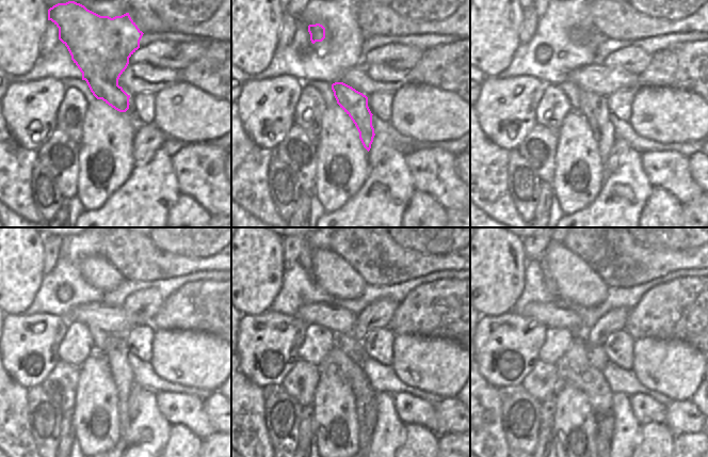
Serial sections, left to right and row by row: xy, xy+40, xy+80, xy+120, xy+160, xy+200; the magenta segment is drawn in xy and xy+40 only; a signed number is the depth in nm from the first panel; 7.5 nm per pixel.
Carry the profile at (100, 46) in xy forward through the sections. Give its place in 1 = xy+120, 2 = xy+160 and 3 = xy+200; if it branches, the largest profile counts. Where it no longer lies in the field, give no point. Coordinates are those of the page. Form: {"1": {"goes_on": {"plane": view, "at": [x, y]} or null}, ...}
{"1": {"goes_on": {"plane": "xy+120", "at": [116, 351]}}, "2": {"goes_on": {"plane": "xy+160", "at": [366, 415]}}, "3": {"goes_on": {"plane": "xy+200", "at": [605, 432]}}}

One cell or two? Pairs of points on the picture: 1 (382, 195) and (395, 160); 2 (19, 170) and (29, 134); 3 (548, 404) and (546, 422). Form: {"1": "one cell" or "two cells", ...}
{"1": "one cell", "2": "two cells", "3": "one cell"}

